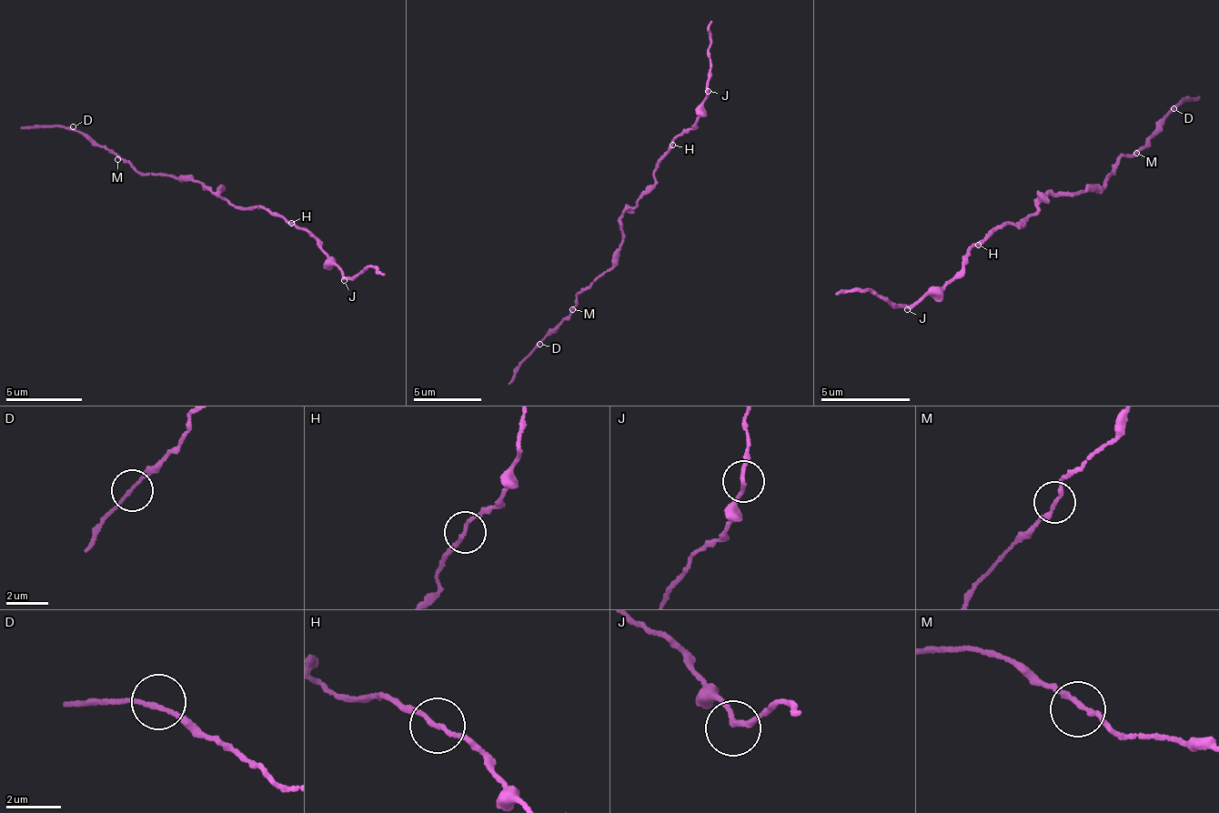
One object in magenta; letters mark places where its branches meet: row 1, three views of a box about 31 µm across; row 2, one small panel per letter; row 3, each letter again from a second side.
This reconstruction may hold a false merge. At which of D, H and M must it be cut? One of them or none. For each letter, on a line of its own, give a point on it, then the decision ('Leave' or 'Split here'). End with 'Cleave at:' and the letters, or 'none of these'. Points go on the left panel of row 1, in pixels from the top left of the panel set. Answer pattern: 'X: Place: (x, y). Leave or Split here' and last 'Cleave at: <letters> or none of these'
D: Place: (73, 126). Leave
H: Place: (291, 223). Split here
M: Place: (117, 159). Leave
Cleave at: H

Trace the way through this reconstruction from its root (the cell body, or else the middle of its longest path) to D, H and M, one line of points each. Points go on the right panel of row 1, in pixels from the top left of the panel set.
D: (1037, 211), (1049, 195), (1096, 190), (1117, 170), (1123, 157), (1135, 155), (1137, 150), (1151, 145), (1173, 108)
H: (1037, 211), (1032, 211), (1020, 225), (1017, 224), (990, 229), (980, 245)
M: (1037, 211), (1042, 210), (1049, 195), (1052, 197), (1096, 190), (1117, 170), (1123, 157), (1136, 153)

